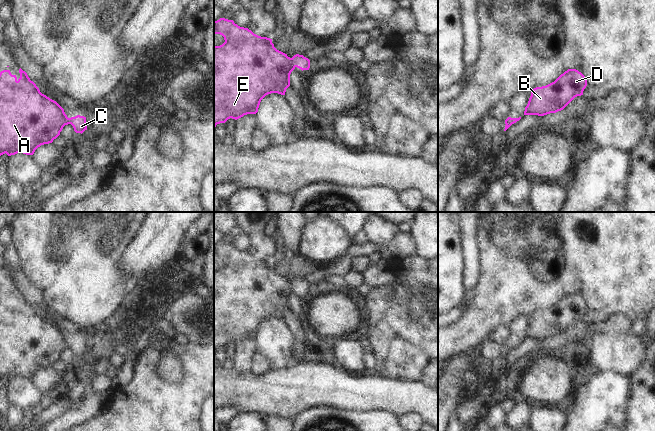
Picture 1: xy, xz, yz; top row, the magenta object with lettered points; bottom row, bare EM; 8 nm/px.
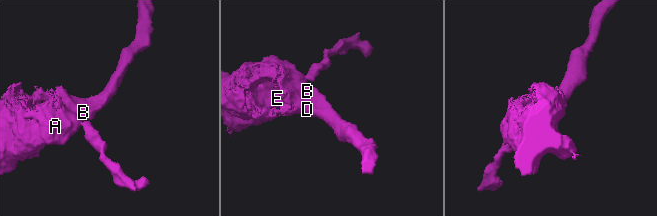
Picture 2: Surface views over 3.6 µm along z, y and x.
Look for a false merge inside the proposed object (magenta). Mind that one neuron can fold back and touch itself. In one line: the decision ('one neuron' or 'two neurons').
two neurons

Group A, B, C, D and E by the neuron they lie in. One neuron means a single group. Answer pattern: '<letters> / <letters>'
A B D E / C

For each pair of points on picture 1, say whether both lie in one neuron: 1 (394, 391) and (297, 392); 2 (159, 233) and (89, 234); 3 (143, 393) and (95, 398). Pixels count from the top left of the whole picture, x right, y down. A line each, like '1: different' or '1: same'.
1: same
2: different
3: different

